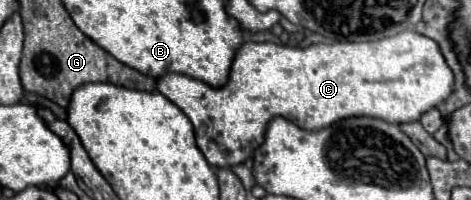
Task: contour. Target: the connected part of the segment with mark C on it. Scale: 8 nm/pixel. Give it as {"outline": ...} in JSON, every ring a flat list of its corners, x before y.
{"outline":[[403,30,391,38,381,38,375,42,335,42,313,44,307,48,291,48,273,42,257,44,247,40,237,50,229,80,223,88,211,88,201,80,173,72,161,76,157,80,157,88,187,114,195,128,197,146,207,162,215,168,233,168,251,158,253,152,263,144,265,128,275,116,287,118,303,130,321,130,333,122,353,116,381,118,391,124,415,122,451,96,455,88,455,76,433,38,415,30]]}

